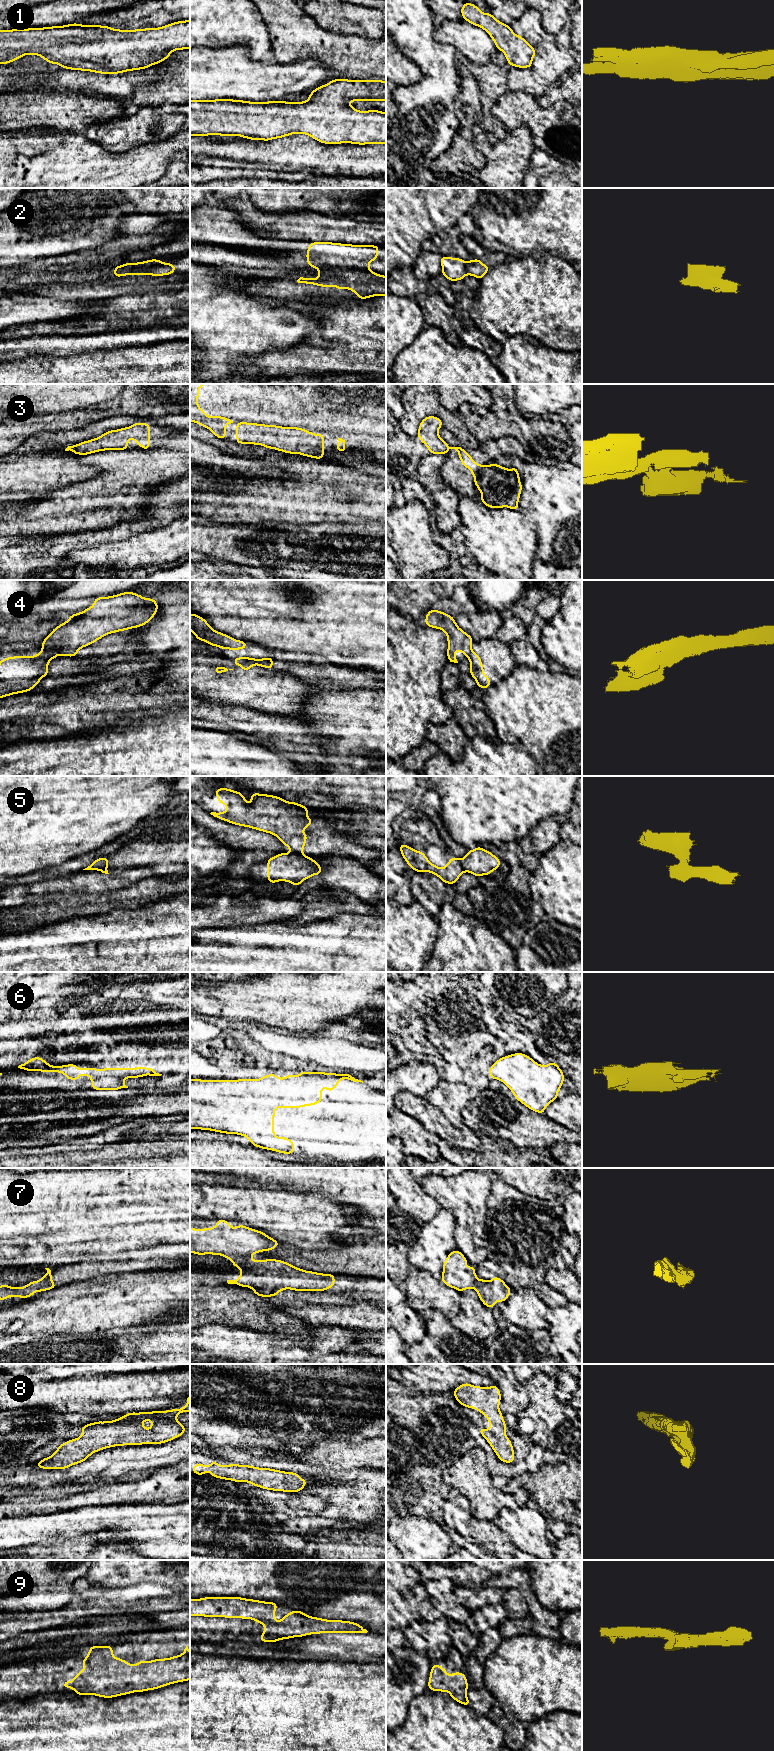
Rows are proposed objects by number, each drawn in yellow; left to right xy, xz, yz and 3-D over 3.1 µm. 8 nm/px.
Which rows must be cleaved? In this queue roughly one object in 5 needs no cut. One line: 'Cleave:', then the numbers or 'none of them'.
Cleave: 2, 3, 4, 5

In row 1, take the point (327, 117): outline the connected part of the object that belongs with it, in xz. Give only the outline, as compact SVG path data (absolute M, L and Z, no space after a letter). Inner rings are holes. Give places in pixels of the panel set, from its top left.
M332 79L329 83L315 88L309 94L309 99L302 102L287 102L287 101L267 101L267 102L251 102L244 100L234 99L214 99L214 100L190 100L190 136L240 136L249 140L263 140L269 141L272 139L283 138L292 134L305 134L316 141L323 144L386 144L386 112L382 112L376 109L359 111L356 108L349 105L351 101L386 101L386 81L383 80L349 80L349 79Z

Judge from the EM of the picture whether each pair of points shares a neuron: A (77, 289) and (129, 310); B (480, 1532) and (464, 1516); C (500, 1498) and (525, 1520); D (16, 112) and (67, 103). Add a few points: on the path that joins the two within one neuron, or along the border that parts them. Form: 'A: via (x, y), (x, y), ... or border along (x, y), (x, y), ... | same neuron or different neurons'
A: border along (126, 294), (111, 299), (90, 300) | different neurons
B: via (474, 1529), (467, 1527), (464, 1522) | same neuron
C: border along (517, 1508), (503, 1507), (494, 1520) | different neurons
D: via (29, 109), (54, 109) | same neuron

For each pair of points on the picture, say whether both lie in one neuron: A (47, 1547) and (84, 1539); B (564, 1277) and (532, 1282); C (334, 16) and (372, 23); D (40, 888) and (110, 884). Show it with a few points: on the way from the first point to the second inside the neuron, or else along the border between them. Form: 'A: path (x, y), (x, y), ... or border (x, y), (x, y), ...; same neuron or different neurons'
A: path (56, 1547), (75, 1547); same neuron
B: border (546, 1268), (545, 1281), (563, 1295); different neurons
C: path (343, 17), (363, 21); same neuron
D: path (57, 885), (93, 884); same neuron

